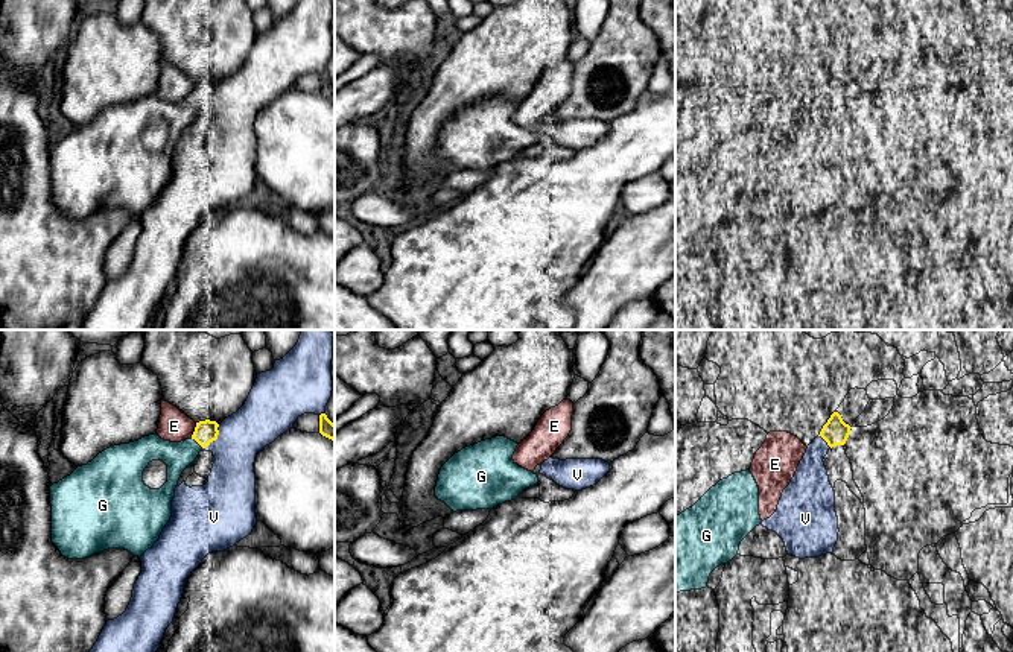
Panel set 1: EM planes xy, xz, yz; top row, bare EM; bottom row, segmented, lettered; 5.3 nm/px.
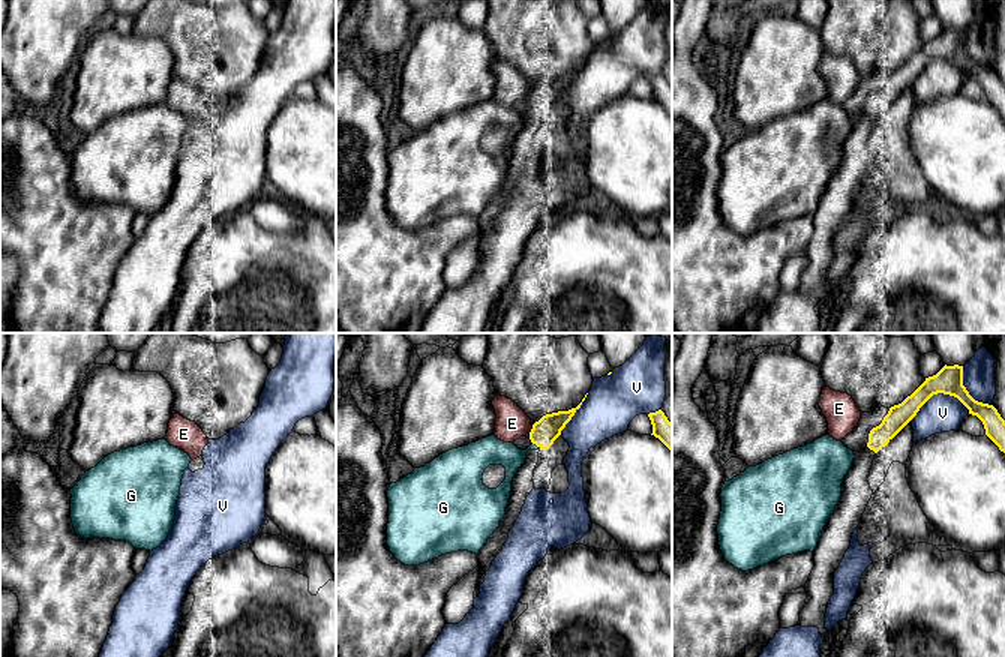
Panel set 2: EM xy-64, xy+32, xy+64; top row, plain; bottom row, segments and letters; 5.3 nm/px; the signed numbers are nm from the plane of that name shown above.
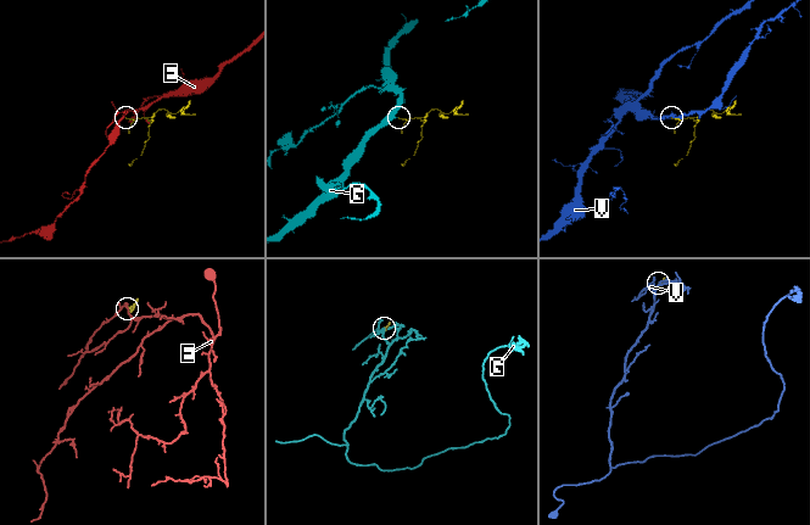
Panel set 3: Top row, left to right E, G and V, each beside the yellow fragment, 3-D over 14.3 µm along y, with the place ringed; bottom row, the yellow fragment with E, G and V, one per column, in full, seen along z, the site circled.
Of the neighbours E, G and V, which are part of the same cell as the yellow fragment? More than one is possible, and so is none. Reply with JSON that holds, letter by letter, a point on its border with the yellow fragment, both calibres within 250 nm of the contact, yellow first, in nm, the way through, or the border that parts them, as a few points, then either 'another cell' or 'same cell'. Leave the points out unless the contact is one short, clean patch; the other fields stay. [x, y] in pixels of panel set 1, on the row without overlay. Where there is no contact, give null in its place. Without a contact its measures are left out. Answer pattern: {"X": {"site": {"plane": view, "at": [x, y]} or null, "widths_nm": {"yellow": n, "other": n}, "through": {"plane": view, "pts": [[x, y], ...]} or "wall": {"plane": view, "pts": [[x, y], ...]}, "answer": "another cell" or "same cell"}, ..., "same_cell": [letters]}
{"E": {"site": {"plane": "xy", "at": [195, 90]}, "widths_nm": {"yellow": 120, "other": 170}, "answer": "another cell"}, "G": {"site": {"plane": "xy", "at": [196, 101]}, "widths_nm": {"yellow": 120, "other": 150}, "answer": "same cell"}, "V": {"site": {"plane": "xy", "at": [216, 98]}, "widths_nm": {"yellow": 120, "other": 260}, "answer": "another cell"}, "same_cell": ["G"]}

